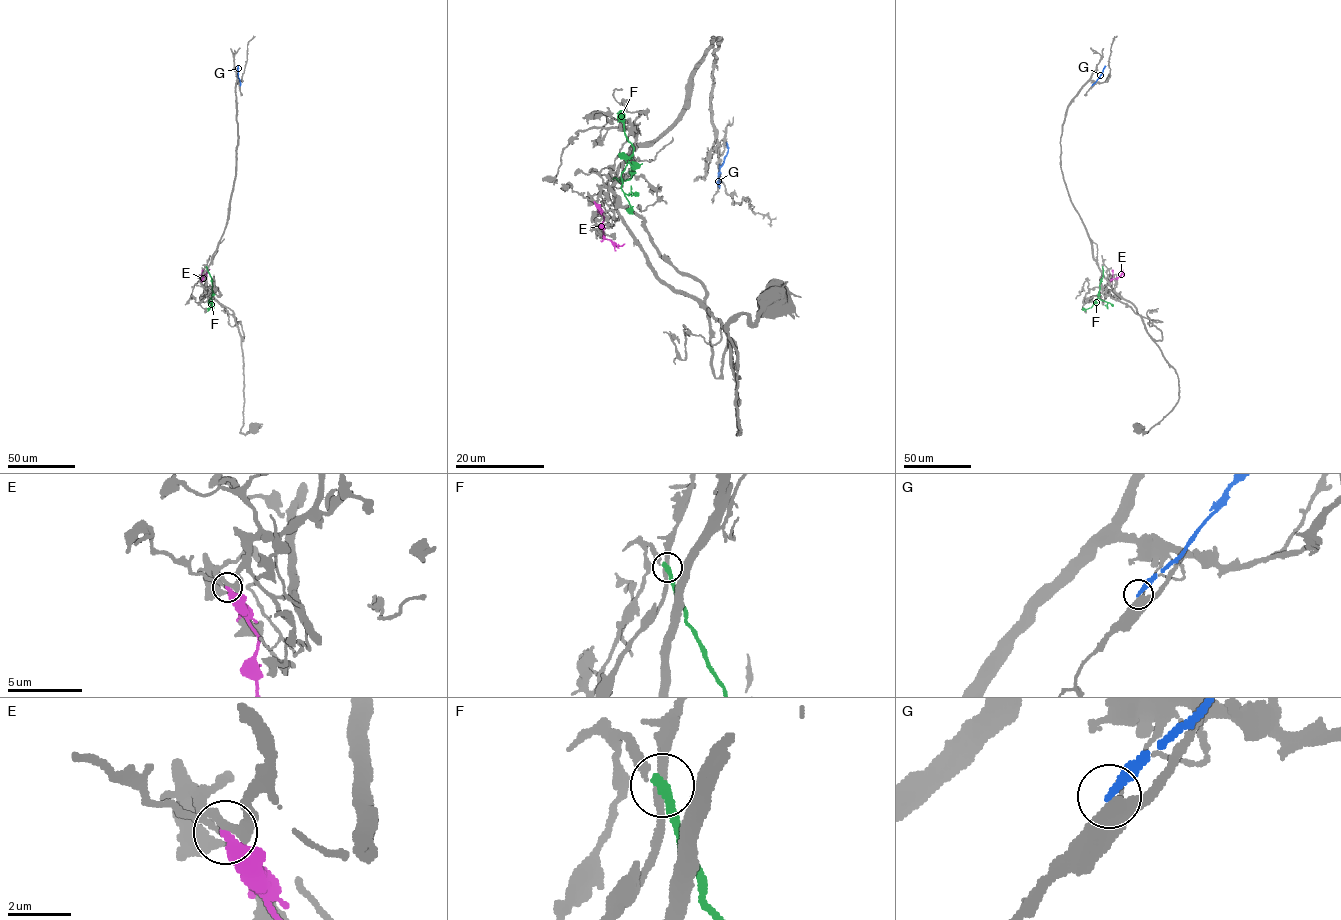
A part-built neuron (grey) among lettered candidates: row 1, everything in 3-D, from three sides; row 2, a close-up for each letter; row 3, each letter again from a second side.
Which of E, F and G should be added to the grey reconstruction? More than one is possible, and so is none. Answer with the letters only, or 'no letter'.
no letter

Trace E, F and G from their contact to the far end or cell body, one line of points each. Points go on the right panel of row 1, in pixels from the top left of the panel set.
E: (1109, 280), (1117, 278), (1122, 269)
F: (1102, 267), (1099, 297), (1091, 307), (1082, 309)
G: (1091, 85), (1105, 65)

